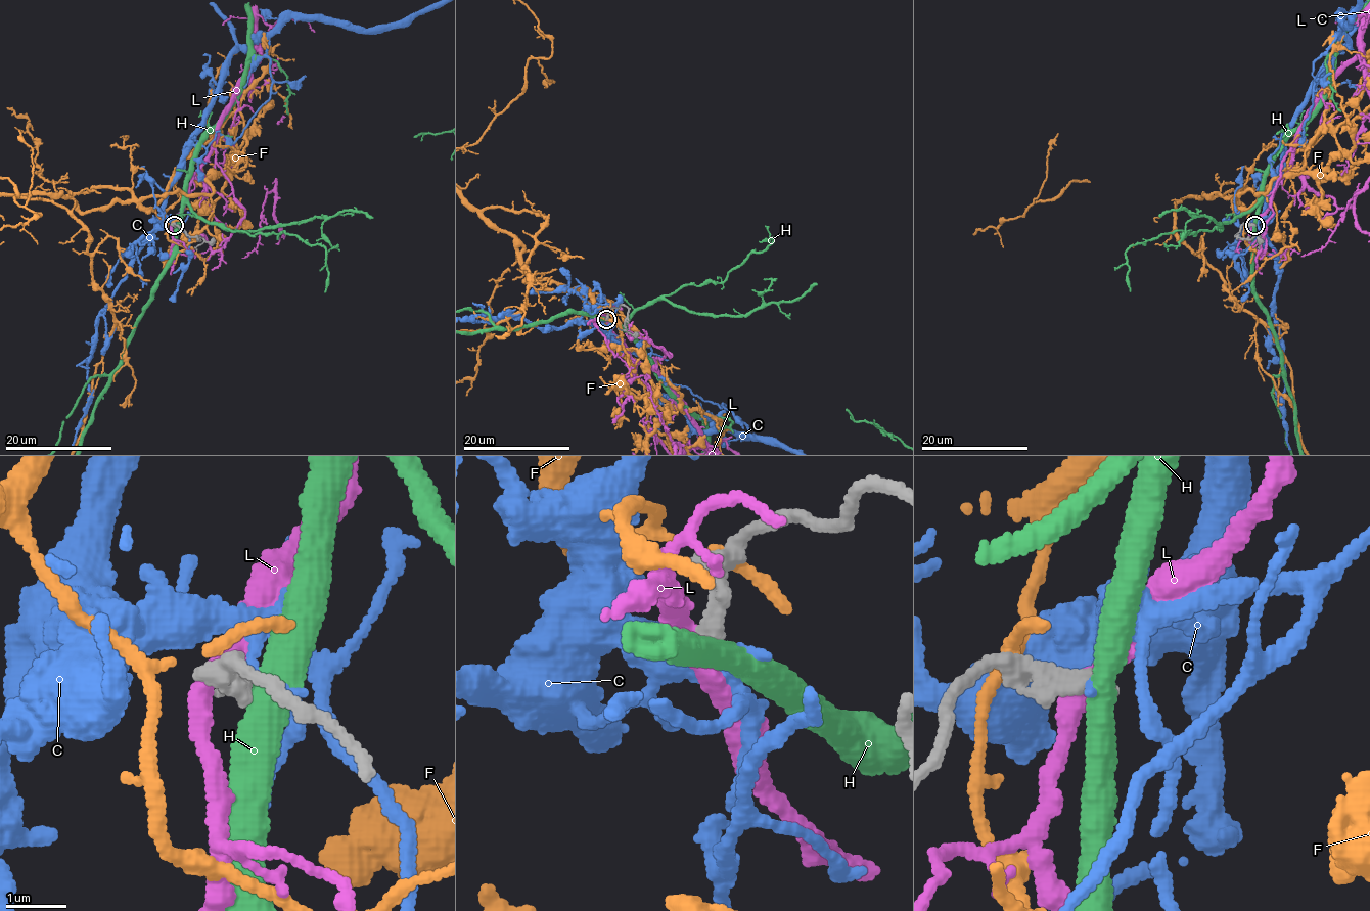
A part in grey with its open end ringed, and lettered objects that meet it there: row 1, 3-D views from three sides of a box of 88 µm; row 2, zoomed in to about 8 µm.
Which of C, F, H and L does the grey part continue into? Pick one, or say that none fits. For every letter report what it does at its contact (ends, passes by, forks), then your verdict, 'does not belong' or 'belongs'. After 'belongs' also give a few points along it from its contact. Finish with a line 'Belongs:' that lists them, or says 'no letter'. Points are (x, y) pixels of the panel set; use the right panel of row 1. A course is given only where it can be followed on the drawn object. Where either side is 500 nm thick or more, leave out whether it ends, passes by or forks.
C: it ends there; does not belong
F: it passes by; does not belong
H: it passes by; does not belong
L: it passes by; does not belong
Belongs: no letter

